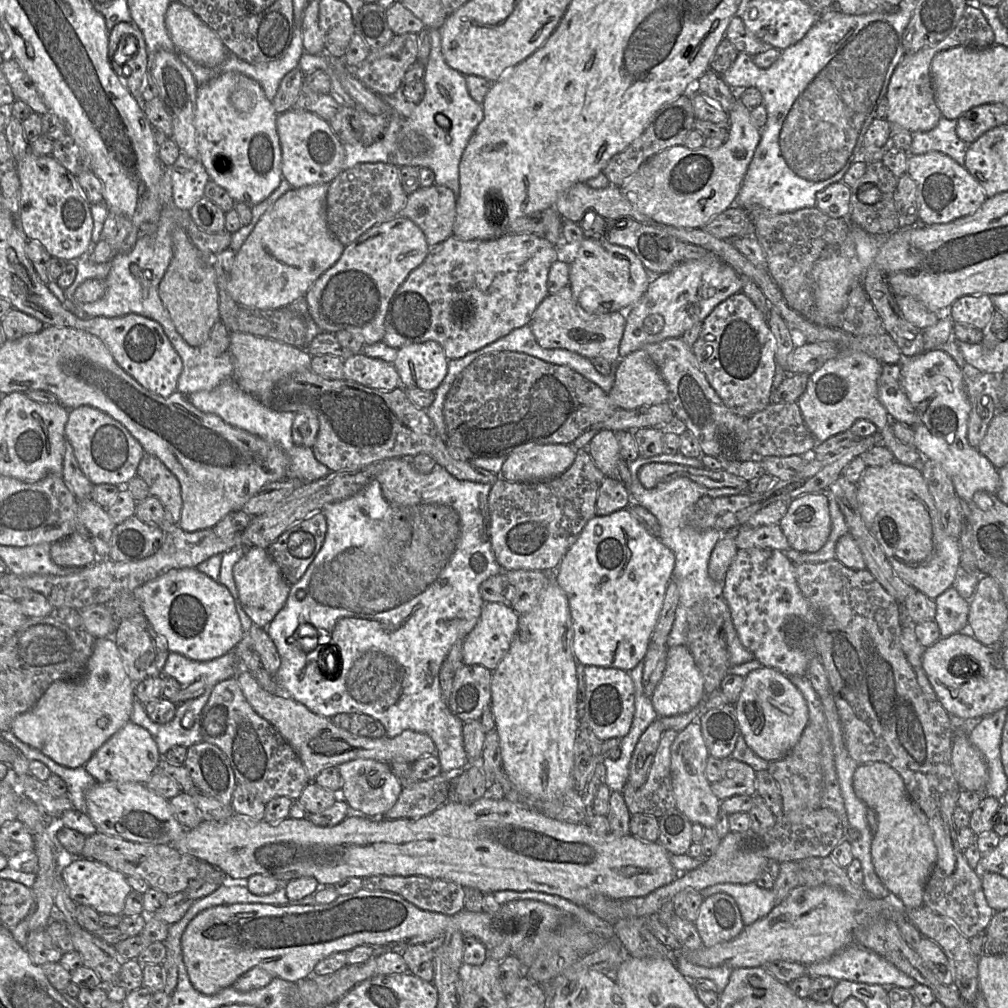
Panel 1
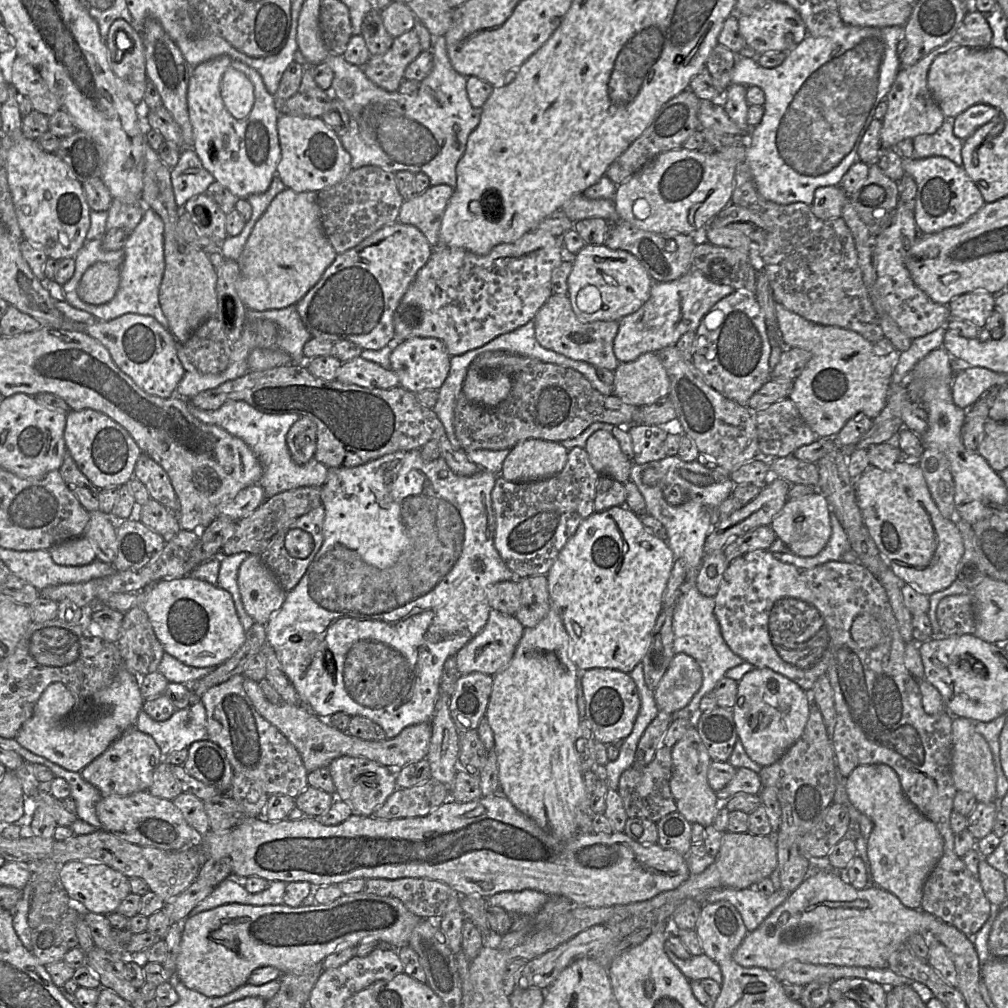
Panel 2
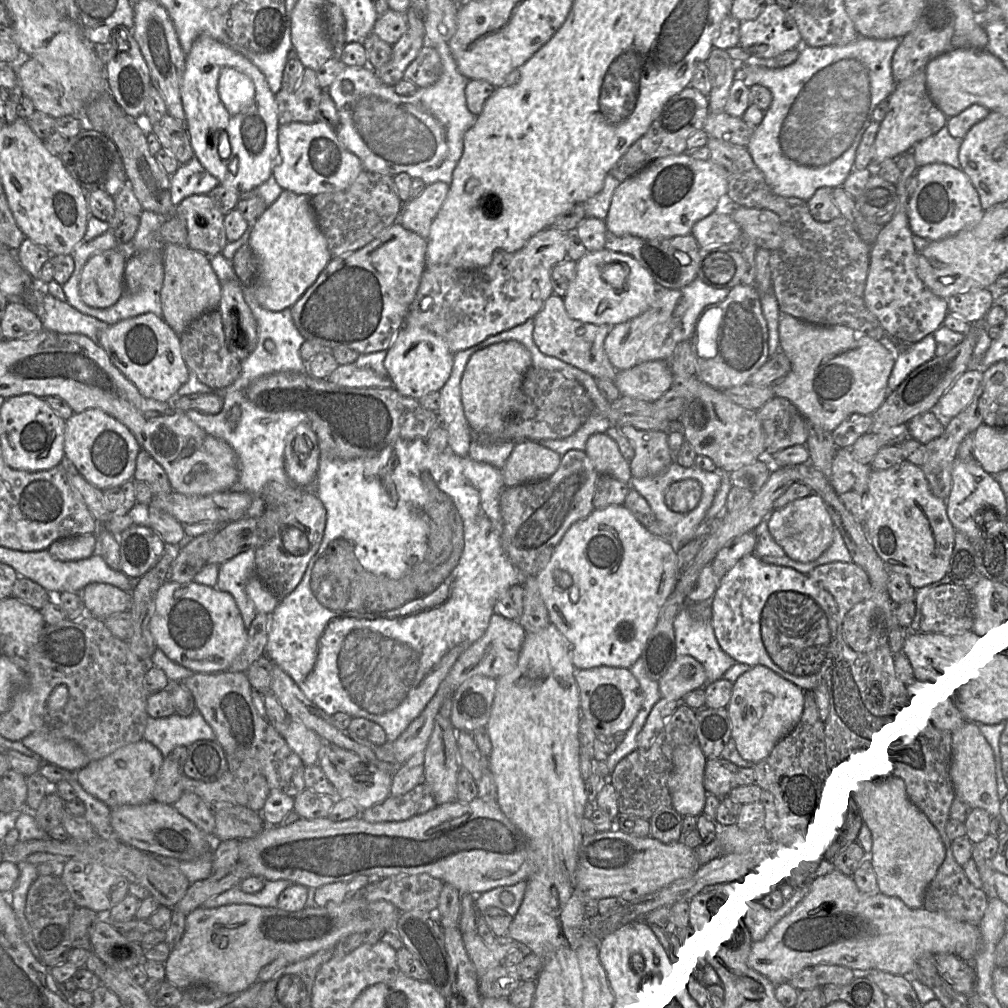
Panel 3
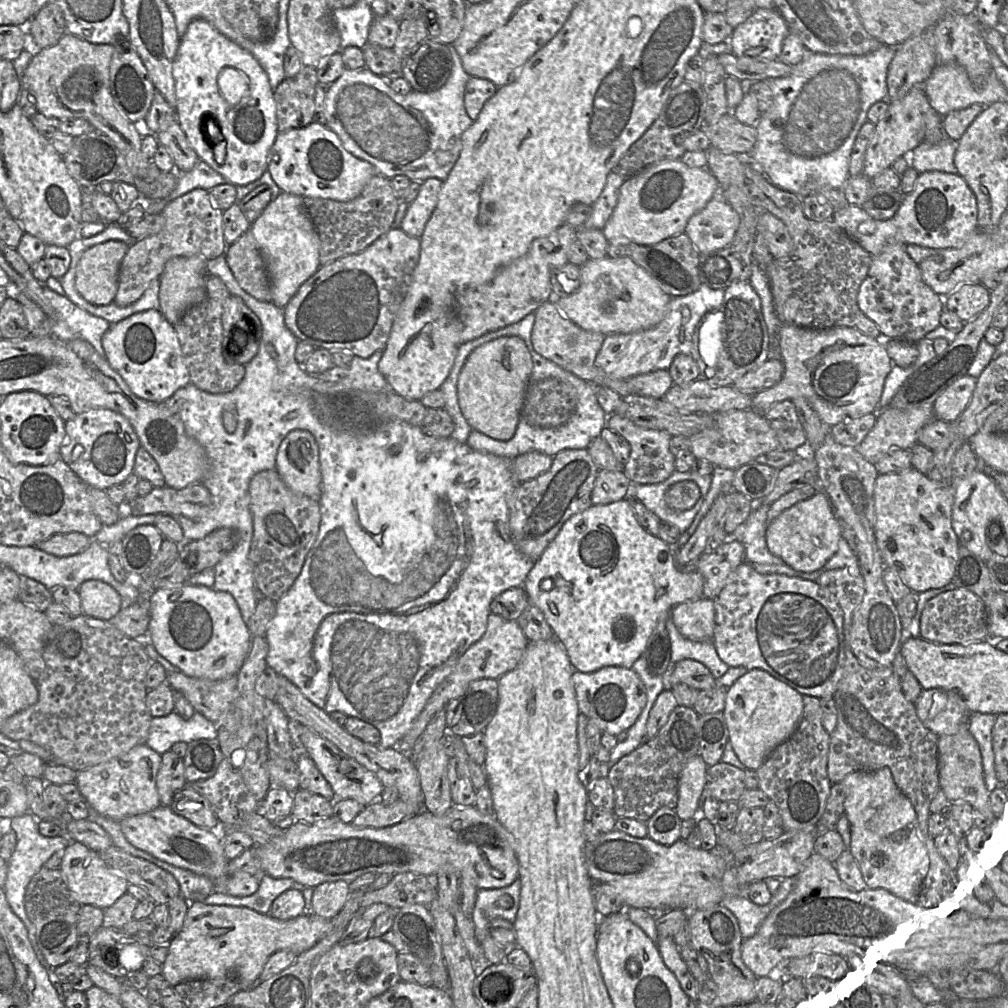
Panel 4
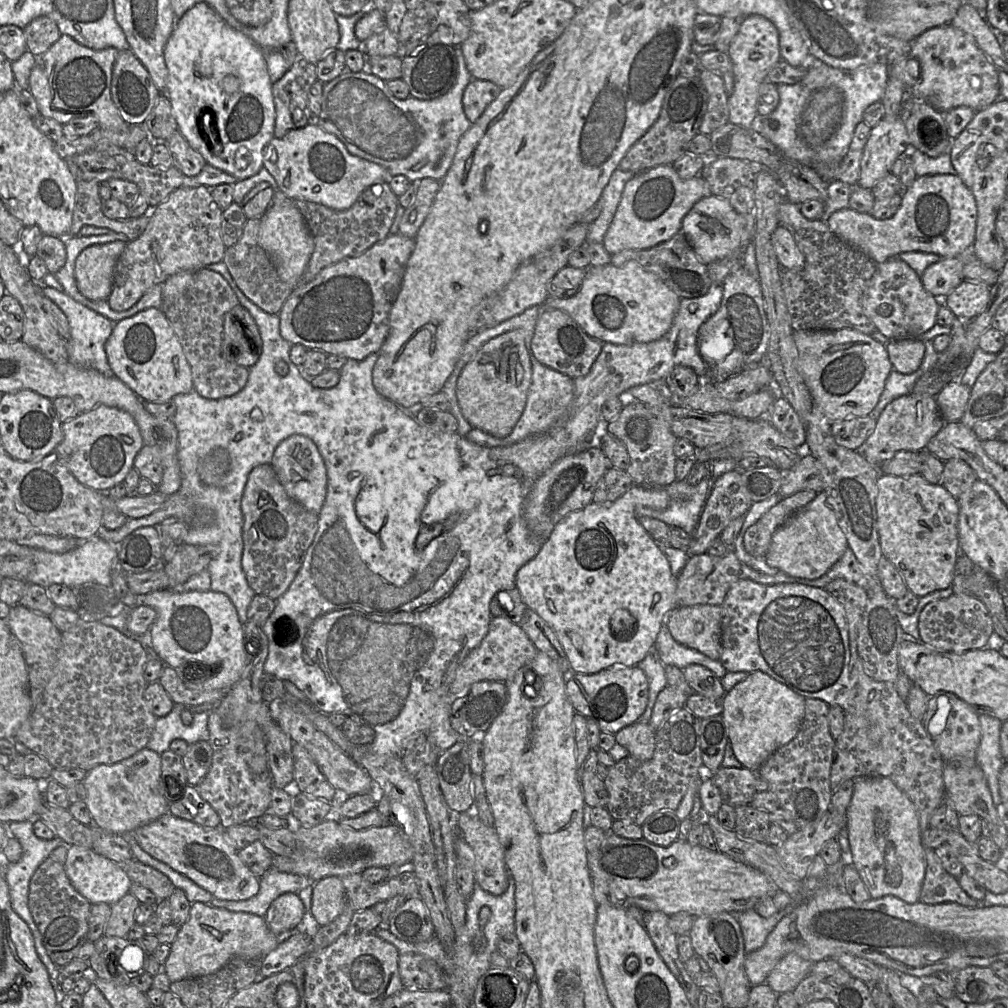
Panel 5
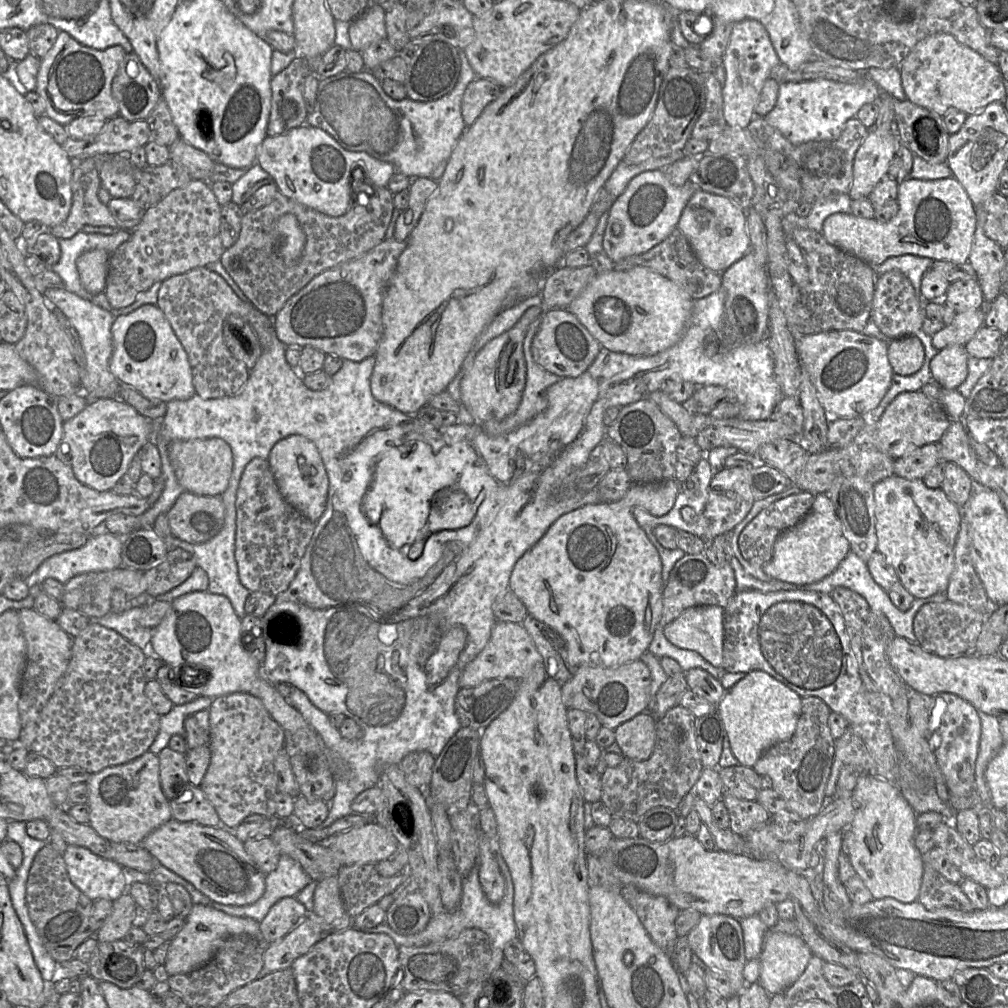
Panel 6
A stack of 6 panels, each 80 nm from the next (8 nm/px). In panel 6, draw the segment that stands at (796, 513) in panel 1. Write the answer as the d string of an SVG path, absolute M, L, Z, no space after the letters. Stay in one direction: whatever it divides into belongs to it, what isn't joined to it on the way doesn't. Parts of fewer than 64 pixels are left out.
M825 493L816 494L809 512L794 527L782 532L773 545L772 557L762 570L774 580L796 585L811 584L831 574L850 551L842 524Z

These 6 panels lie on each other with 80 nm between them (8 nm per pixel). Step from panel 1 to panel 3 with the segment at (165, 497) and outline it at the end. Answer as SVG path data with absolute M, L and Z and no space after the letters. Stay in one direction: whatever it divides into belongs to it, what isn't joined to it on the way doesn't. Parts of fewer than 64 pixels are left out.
M143 449L137 456L134 479L149 485L154 495L167 495L173 491L165 470Z

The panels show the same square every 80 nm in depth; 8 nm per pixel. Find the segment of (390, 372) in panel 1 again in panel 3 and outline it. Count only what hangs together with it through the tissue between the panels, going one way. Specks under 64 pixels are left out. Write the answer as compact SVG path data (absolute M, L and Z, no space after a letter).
M354 363L339 365L327 378L344 387L392 387L389 377L383 377L369 368L360 368Z

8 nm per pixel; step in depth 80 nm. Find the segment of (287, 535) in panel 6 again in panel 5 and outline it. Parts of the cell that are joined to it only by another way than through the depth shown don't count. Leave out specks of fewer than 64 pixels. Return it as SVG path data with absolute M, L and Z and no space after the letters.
M270 464L258 465L249 473L242 500L242 569L257 595L277 600L287 591L300 570L318 530L319 514L293 500Z

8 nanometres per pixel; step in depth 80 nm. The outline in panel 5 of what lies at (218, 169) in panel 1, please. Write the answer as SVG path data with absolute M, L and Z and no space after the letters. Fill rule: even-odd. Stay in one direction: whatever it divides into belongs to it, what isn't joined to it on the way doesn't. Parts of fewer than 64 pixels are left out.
M199 2L177 21L164 48L168 69L167 86L164 93L172 108L177 129L188 144L202 155L205 161L234 176L237 180L249 178L263 167L263 150L274 138L275 105L272 82L266 62L265 52L249 37L232 28L211 6ZM227 75L239 78L240 88L236 94L223 90L222 80ZM212 117L214 132L222 144L220 154L213 152L207 132L207 118Z

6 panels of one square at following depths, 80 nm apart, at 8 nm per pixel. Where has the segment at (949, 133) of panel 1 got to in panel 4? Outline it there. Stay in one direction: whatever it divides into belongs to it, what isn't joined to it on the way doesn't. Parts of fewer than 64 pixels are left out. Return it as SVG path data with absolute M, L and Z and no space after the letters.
M947 136L936 145L921 142L910 154L912 167L919 174L928 171L958 174L954 163L957 142Z

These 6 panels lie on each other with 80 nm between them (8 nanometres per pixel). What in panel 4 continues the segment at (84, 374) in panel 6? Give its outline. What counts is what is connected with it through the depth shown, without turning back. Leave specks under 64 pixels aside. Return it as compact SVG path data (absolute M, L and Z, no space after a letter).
M44 286L44 295L53 307L50 318L50 334L59 340L81 339L89 342L98 354L105 357L102 337L112 326L103 318L94 316Z

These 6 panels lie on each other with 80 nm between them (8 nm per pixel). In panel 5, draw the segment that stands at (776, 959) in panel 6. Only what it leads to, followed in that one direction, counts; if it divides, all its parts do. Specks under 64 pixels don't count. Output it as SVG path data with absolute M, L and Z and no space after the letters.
M789 953L776 964L765 983L777 994L793 992L798 984L811 973L812 965L813 962L795 953Z

